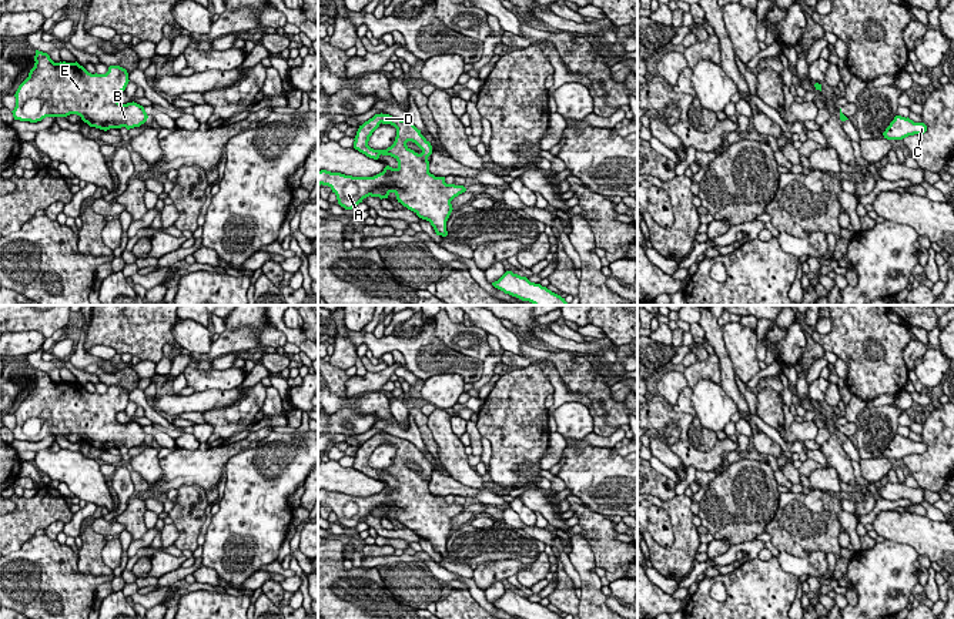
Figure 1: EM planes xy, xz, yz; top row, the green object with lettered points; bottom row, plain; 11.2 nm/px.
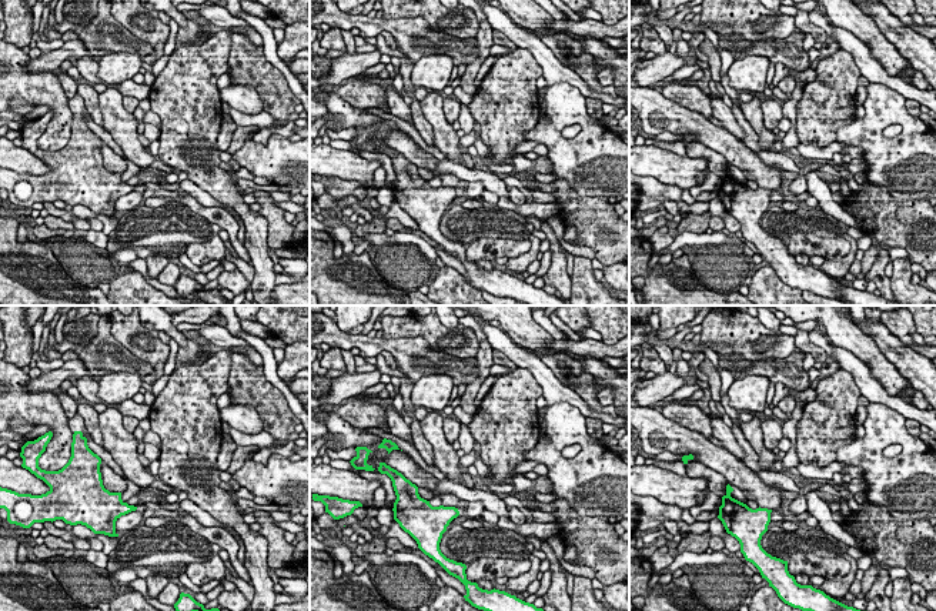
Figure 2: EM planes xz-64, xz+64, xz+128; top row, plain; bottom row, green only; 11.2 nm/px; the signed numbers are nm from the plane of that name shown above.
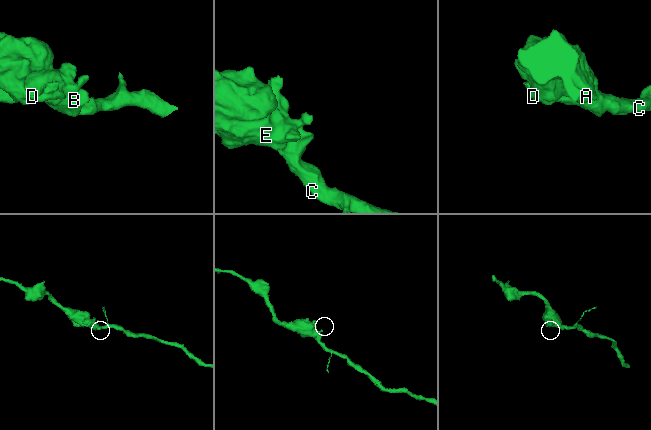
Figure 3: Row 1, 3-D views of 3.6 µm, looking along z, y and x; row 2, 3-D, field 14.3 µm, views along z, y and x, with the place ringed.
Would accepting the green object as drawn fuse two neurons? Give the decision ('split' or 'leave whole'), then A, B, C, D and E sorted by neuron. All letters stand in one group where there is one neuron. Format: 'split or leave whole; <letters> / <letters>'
leave whole; A B C D E

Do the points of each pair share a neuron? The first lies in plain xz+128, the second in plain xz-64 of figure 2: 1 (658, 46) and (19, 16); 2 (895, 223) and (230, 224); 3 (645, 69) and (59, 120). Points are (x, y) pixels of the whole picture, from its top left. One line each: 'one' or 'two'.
1: one
2: two
3: two

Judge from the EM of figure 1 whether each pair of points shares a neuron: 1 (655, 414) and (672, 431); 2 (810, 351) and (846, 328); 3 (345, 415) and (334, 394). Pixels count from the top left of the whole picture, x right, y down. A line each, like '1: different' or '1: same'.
1: same
2: different
3: different

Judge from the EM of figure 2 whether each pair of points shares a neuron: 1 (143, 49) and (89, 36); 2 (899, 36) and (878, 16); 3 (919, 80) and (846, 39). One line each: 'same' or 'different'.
1: same
2: same
3: different

